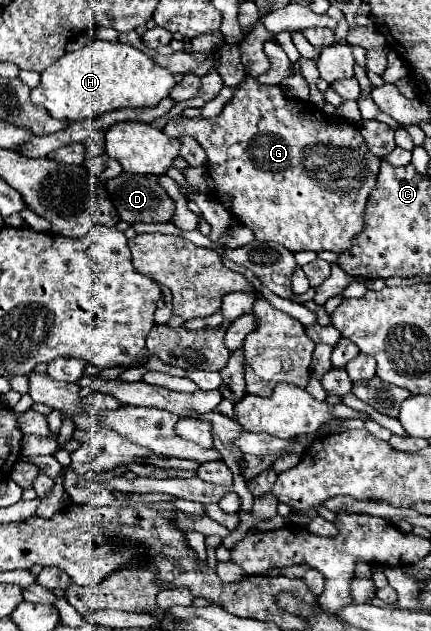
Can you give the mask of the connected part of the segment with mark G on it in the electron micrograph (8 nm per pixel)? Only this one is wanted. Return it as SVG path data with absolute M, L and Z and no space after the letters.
M251 75L235 89L233 99L217 117L173 117L165 129L169 137L193 137L207 153L209 177L215 183L211 199L225 205L241 225L255 233L257 241L275 241L291 253L333 251L343 253L353 237L363 231L363 211L377 183L381 157L373 155L357 125L337 115L323 113L309 101L291 99L279 85L261 85Z

